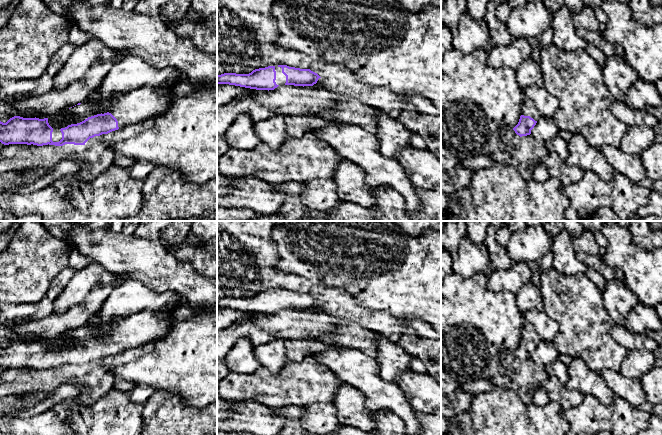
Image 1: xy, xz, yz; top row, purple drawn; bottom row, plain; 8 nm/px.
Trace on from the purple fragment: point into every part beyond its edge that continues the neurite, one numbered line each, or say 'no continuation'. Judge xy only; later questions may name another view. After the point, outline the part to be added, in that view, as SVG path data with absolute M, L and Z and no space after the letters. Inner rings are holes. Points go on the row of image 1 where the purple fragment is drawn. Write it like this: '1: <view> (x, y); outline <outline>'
1: xy (134, 107); outline M174 70L172 75L159 87L144 86L129 93L119 94L107 110L101 110L95 101L87 100L64 110L48 118L48 123L53 128L52 141L59 142L62 139L60 129L75 124L75 117L87 119L109 112L117 119L118 127L123 128L156 116L168 108L172 87L182 78L185 78L184 74L179 70Z

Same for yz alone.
1: yz (529, 108); outline M525 97L522 102L521 115L530 116L535 121L542 116L538 111L536 104L531 99Z

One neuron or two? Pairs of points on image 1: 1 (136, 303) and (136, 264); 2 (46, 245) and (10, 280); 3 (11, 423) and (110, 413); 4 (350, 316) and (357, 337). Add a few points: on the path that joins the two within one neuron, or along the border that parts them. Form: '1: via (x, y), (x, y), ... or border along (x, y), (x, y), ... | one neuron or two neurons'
1: border along (127, 277), (141, 281), (146, 286), (157, 291) | two neurons
2: via (36, 255), (20, 273) | one neuron
3: via (36, 424), (66, 424), (69, 421), (85, 421) | one neuron
4: border along (340, 325), (359, 324), (375, 333) | two neurons

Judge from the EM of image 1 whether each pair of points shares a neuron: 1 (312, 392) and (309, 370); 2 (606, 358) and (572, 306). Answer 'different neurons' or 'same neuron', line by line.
1: same neuron
2: same neuron

